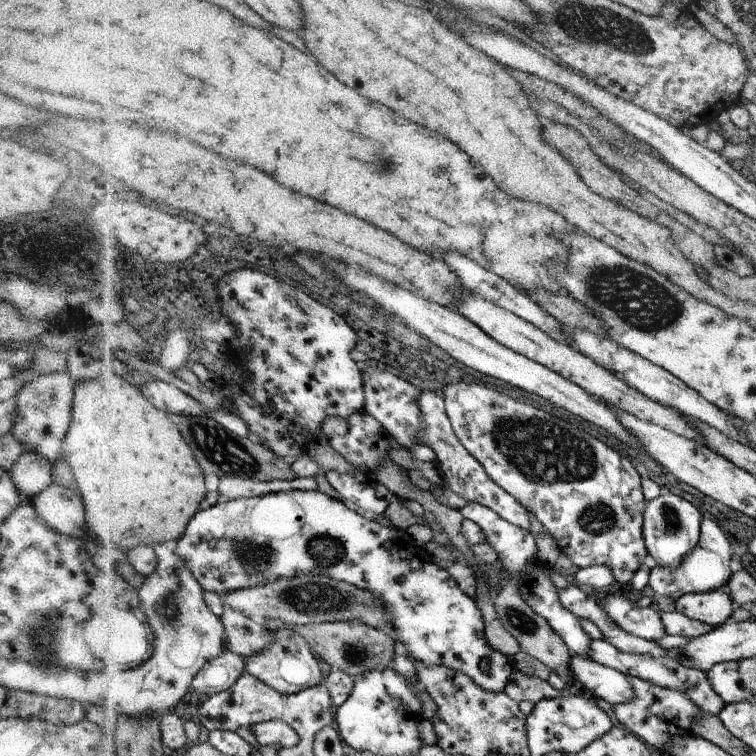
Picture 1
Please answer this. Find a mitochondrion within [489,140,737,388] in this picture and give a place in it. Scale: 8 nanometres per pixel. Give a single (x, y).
(643, 303)

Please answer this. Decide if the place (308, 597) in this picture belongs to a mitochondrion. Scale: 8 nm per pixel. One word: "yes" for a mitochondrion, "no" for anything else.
yes

